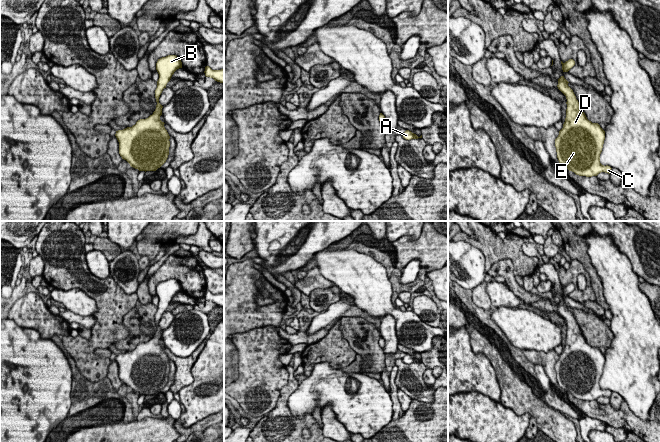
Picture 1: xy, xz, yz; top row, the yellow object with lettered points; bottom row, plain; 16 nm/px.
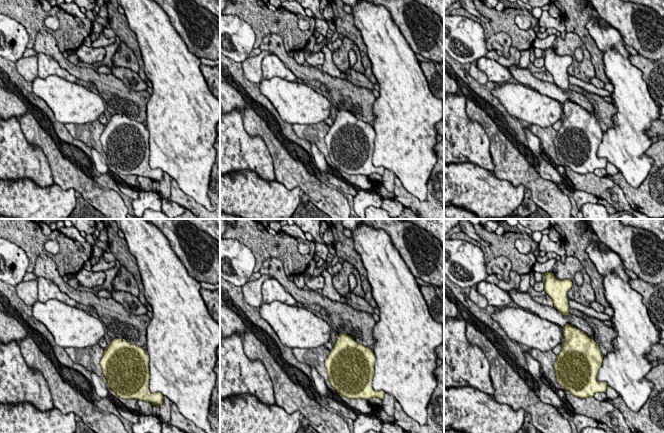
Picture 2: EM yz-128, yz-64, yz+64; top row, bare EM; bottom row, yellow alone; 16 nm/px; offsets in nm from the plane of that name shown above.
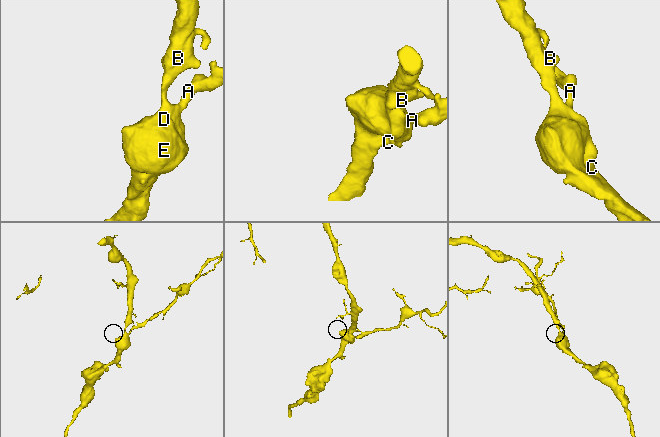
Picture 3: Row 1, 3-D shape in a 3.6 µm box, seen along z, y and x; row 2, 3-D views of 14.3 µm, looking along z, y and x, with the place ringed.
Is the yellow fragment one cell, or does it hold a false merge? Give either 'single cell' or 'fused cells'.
fused cells

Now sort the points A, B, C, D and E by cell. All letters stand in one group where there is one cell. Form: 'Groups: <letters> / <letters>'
Groups: A C D E / B

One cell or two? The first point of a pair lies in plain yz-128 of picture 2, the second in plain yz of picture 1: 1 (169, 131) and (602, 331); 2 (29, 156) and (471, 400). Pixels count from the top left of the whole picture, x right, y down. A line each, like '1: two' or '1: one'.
1: two
2: two

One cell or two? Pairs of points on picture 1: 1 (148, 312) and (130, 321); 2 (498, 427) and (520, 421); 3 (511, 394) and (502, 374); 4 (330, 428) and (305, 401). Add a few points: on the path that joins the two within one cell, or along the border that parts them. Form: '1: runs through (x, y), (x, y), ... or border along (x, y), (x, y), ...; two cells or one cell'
1: runs through (144, 315), (139, 316), (134, 321); one cell
2: runs through (503, 427), (515, 425); one cell
3: runs through (511, 389), (507, 379); one cell
4: border along (321, 409), (330, 404), (336, 418), (341, 423); two cells

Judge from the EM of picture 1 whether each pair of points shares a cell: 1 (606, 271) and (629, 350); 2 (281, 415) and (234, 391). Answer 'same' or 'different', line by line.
1: same
2: different

